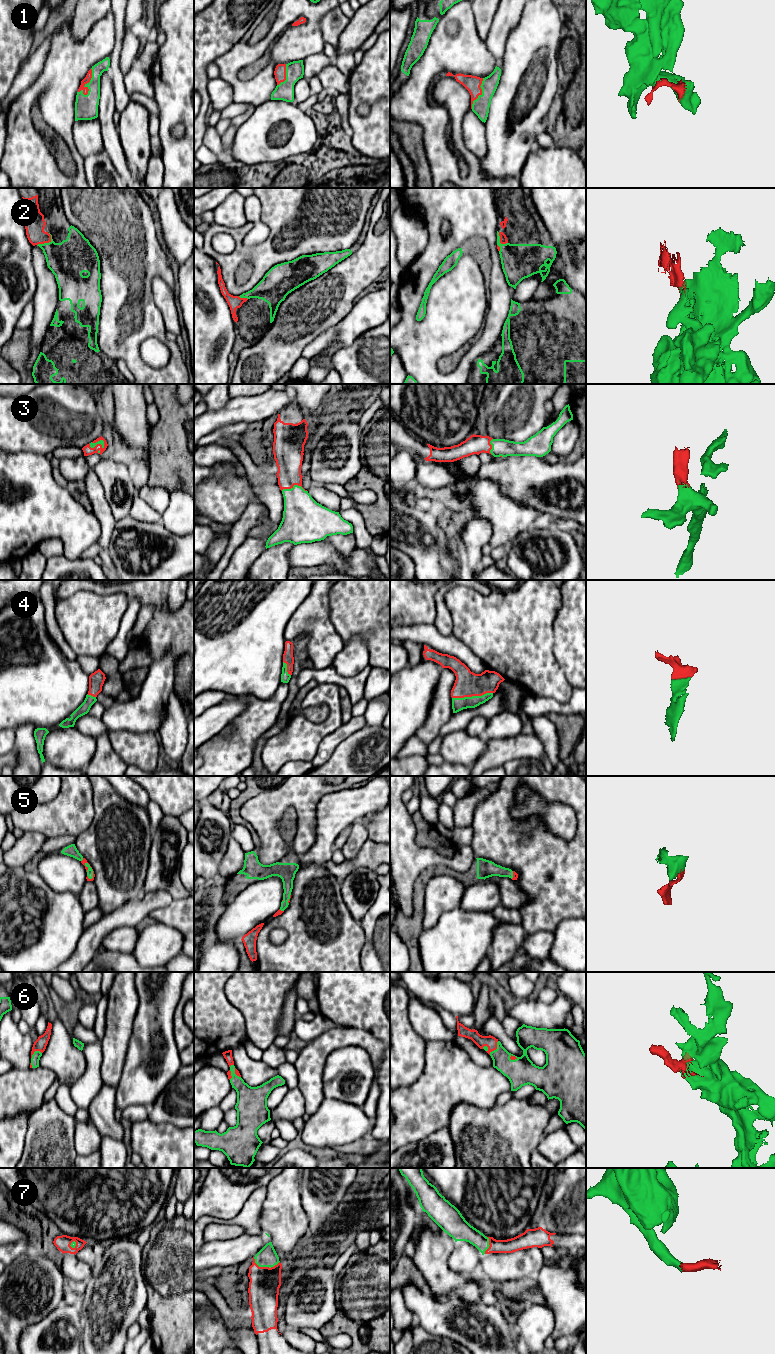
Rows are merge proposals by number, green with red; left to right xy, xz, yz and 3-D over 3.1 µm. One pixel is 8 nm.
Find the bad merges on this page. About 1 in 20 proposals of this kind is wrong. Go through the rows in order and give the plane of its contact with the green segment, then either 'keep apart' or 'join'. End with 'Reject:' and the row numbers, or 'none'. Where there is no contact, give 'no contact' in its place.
1: meets green in xy; join
2: meets green in xy; join
3: meets green in xy; join
4: meets green in yz; join
5: meets green in xy; join
6: meets green in yz; join
7: meets green in xz; join
Reject: none

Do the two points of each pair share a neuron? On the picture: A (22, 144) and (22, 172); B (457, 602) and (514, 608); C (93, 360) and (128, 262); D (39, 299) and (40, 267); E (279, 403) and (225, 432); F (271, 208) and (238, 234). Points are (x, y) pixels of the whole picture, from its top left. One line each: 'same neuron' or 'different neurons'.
A: same neuron
B: same neuron
C: different neurons
D: same neuron
E: different neurons
F: same neuron

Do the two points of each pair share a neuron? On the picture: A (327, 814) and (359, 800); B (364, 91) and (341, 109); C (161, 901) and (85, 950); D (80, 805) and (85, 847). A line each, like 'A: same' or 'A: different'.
A: same
B: different
C: same
D: different

